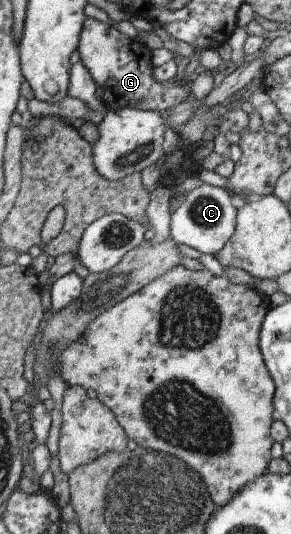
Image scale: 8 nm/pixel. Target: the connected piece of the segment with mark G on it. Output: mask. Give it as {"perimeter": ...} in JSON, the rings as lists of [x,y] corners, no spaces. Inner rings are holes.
{"perimeter":[[[84,18],[83,26],[78,35],[77,49],[80,56],[80,62],[88,70],[90,77],[94,80],[96,87],[102,87],[106,92],[105,100],[102,105],[106,109],[115,110],[120,108],[136,108],[139,110],[164,110],[170,106],[178,104],[190,95],[191,86],[186,84],[186,79],[182,79],[181,71],[164,82],[156,82],[152,78],[151,53],[144,44],[140,43],[138,39],[128,38],[125,34],[118,32],[115,26],[100,23],[92,18]]]}

